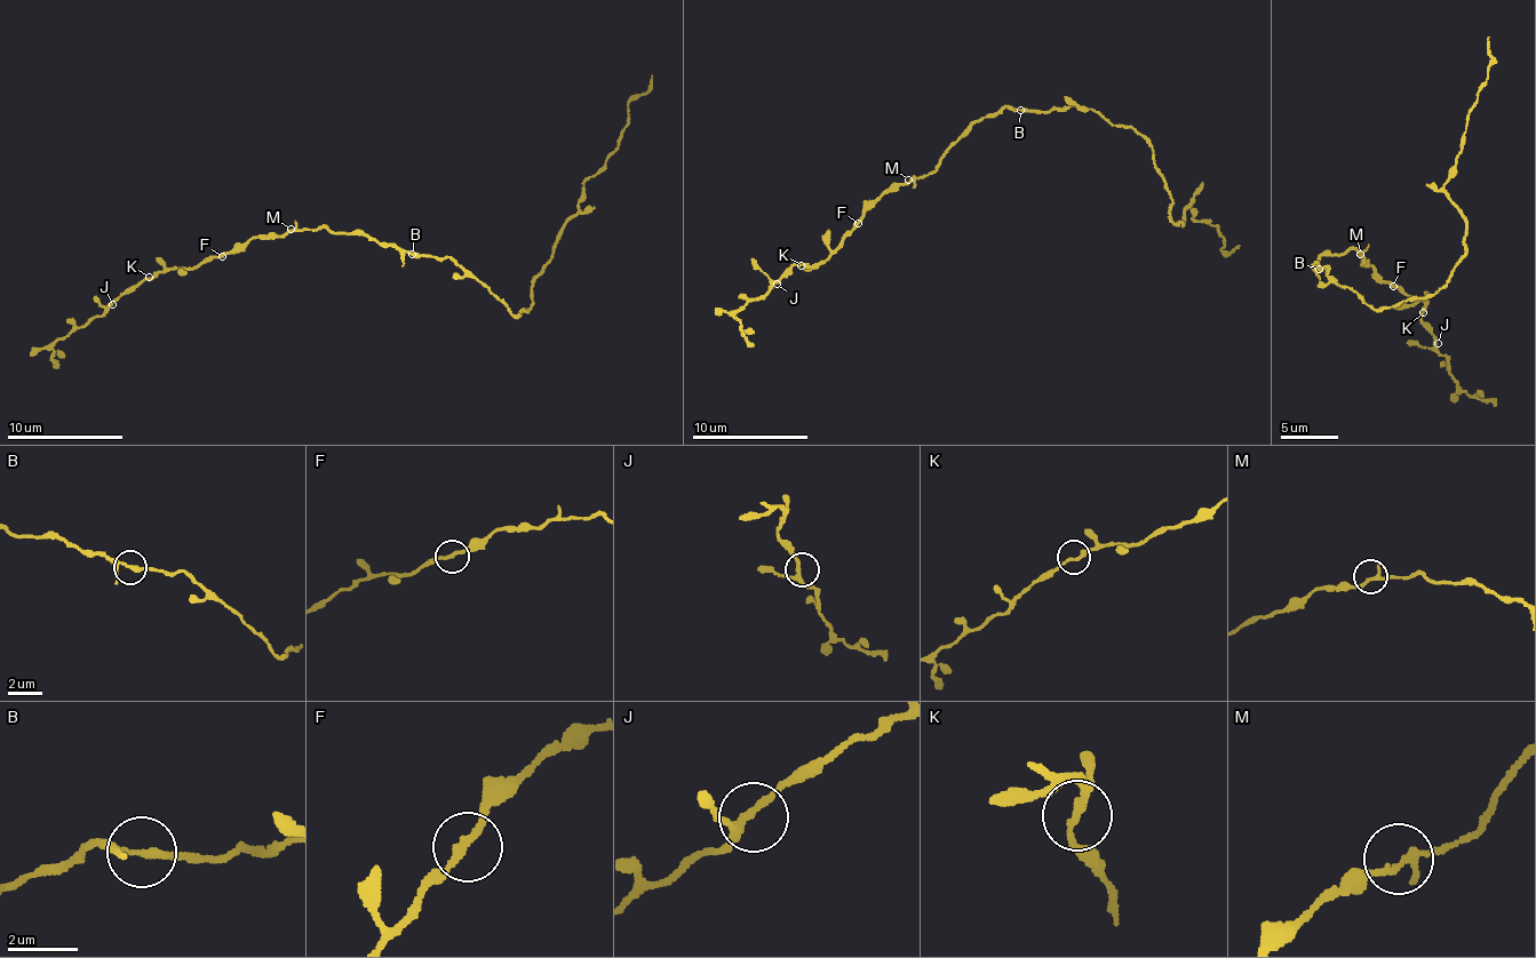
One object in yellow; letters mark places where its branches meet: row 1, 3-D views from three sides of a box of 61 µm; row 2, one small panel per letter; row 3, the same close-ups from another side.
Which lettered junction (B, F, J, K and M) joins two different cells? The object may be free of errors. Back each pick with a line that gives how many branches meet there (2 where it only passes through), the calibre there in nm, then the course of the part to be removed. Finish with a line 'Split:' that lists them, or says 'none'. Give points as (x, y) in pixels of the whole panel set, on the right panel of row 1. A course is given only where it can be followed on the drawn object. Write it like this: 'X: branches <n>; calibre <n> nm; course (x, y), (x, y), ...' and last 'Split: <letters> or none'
B: branches 3; calibre 170 nm; course (1319, 270), (1327, 264), (1375, 309), (1442, 286), (1465, 253), (1466, 220), (1442, 185), (1482, 89), (1488, 38)
Split: B

